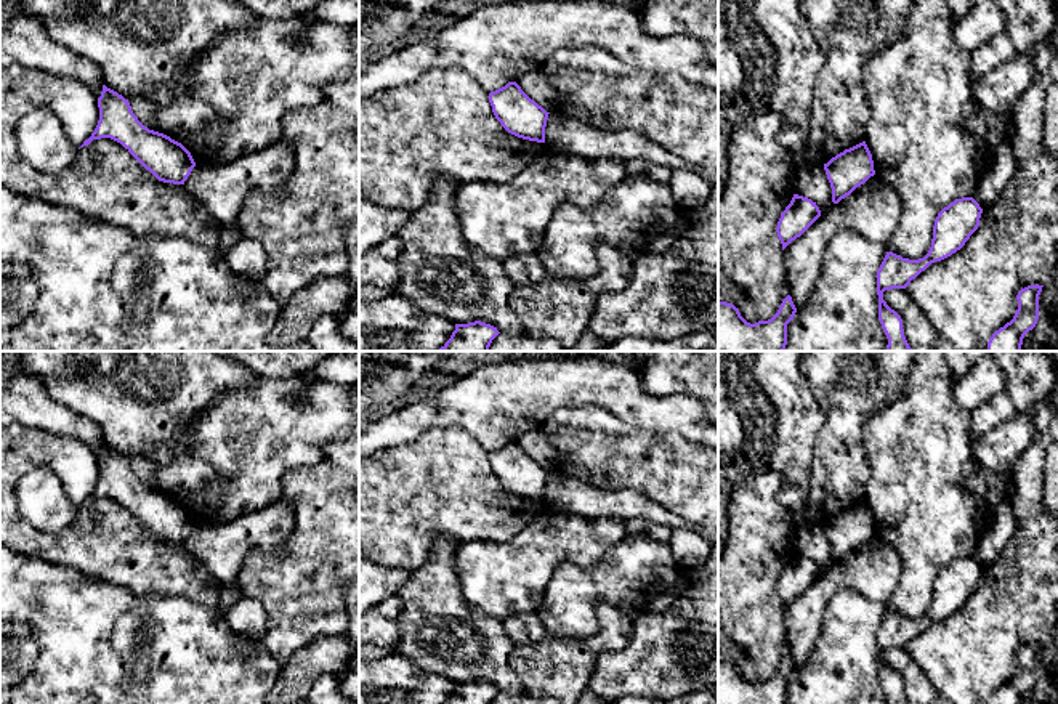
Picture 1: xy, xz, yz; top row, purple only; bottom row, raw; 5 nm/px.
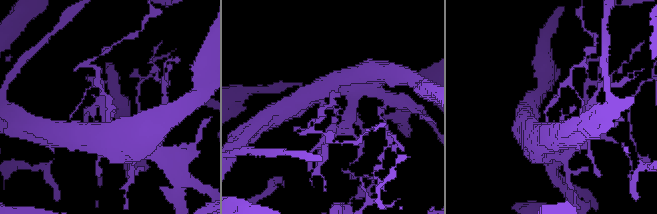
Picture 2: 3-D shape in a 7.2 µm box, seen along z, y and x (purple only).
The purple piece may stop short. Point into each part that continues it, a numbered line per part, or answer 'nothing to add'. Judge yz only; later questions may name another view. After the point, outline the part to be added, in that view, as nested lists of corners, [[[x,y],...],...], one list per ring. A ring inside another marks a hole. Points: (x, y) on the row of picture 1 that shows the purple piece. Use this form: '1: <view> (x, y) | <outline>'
nothing to add

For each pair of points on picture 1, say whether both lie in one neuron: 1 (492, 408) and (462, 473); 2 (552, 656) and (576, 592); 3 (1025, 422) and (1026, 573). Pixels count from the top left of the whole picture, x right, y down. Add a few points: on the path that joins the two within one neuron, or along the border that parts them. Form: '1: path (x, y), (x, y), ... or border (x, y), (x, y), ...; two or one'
1: border (443, 427), (462, 427), (489, 451); two
2: border (595, 631), (582, 637), (547, 635); two
3: border (1033, 411), (1033, 440), (1017, 459), (1015, 485); two

